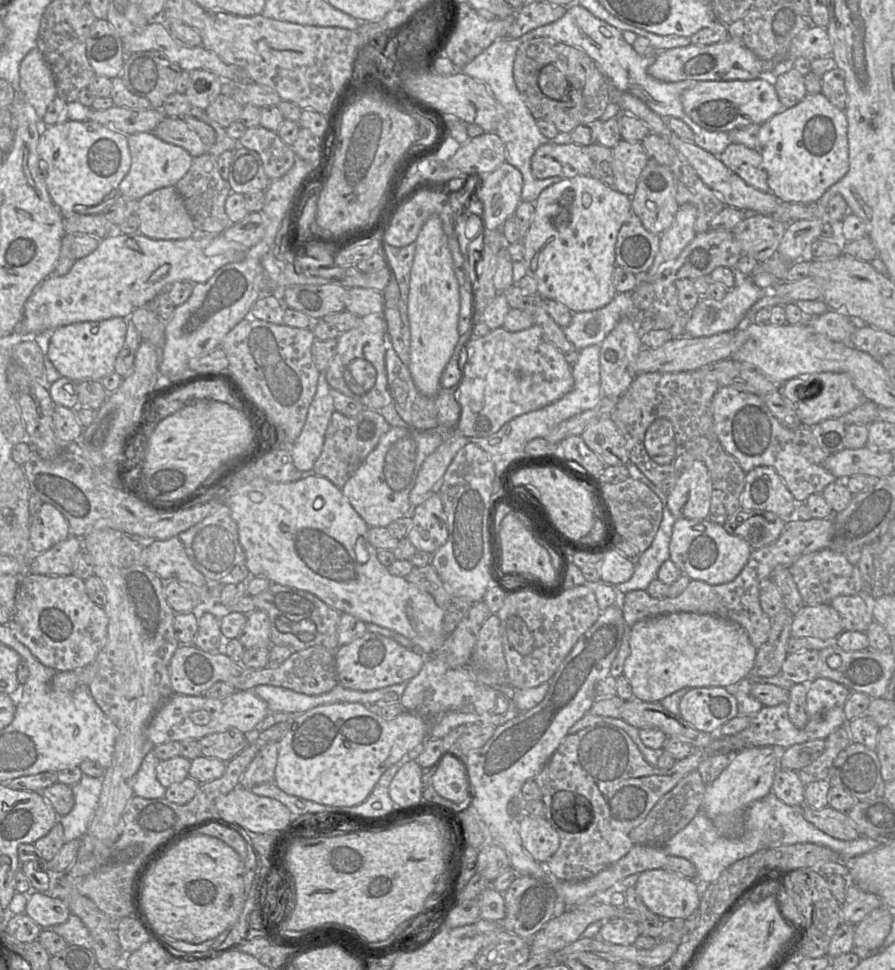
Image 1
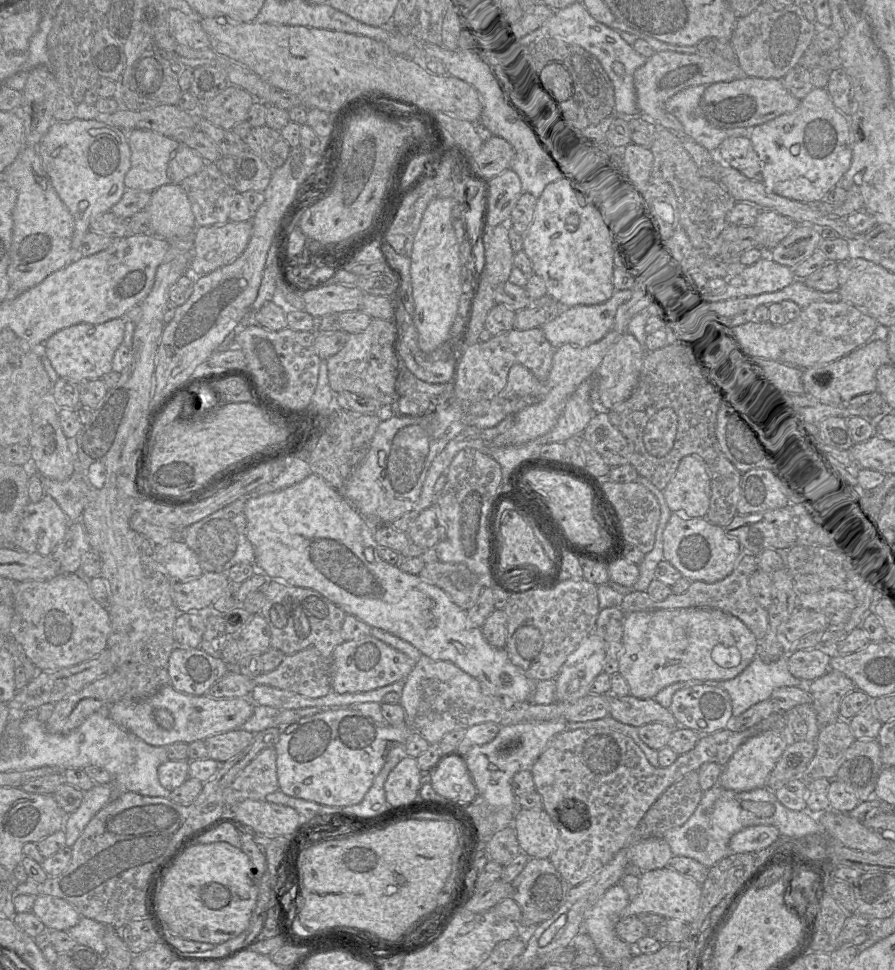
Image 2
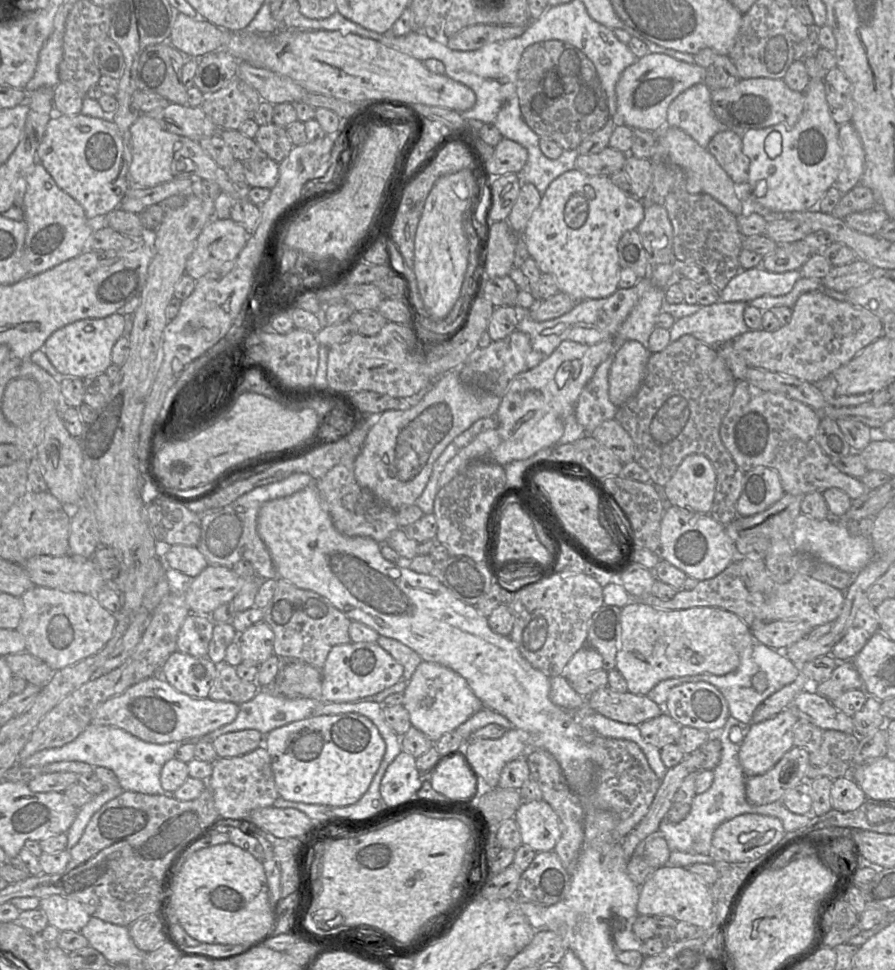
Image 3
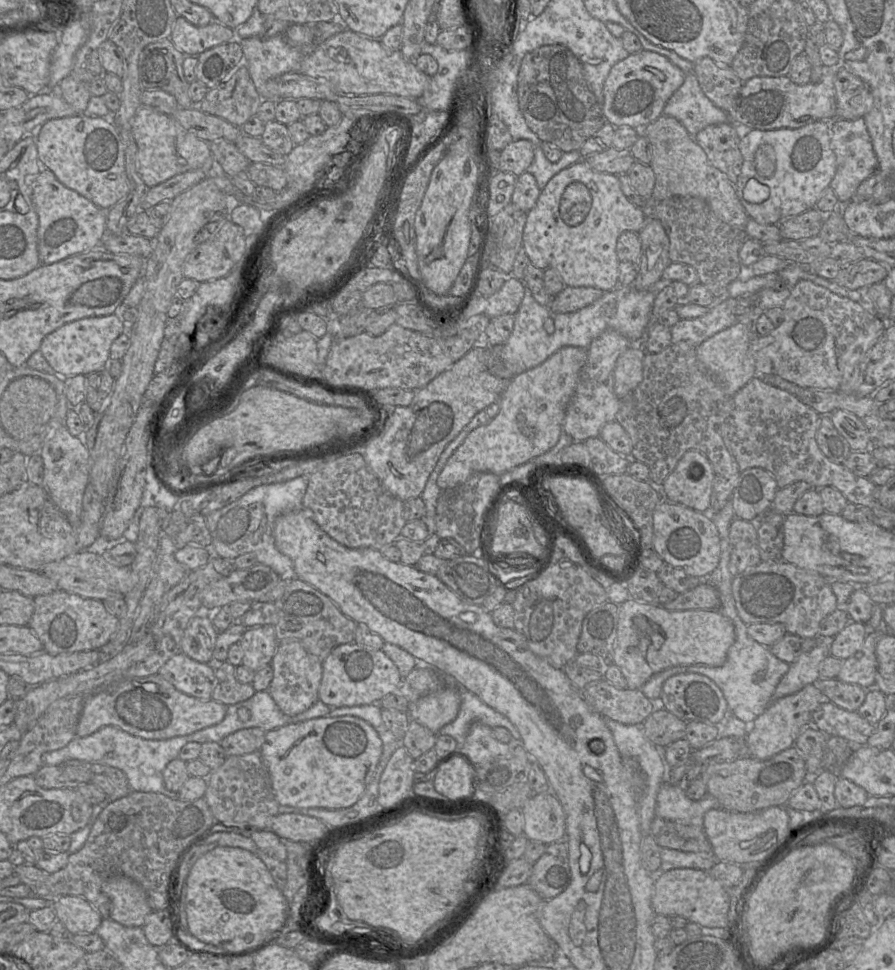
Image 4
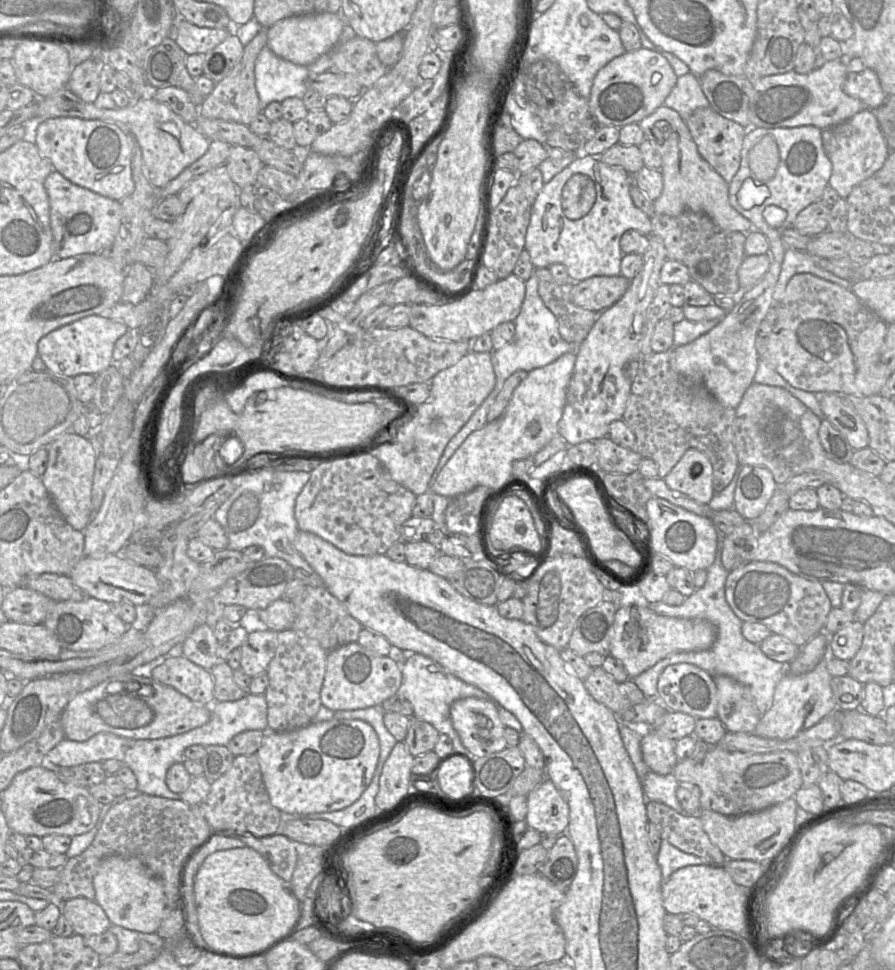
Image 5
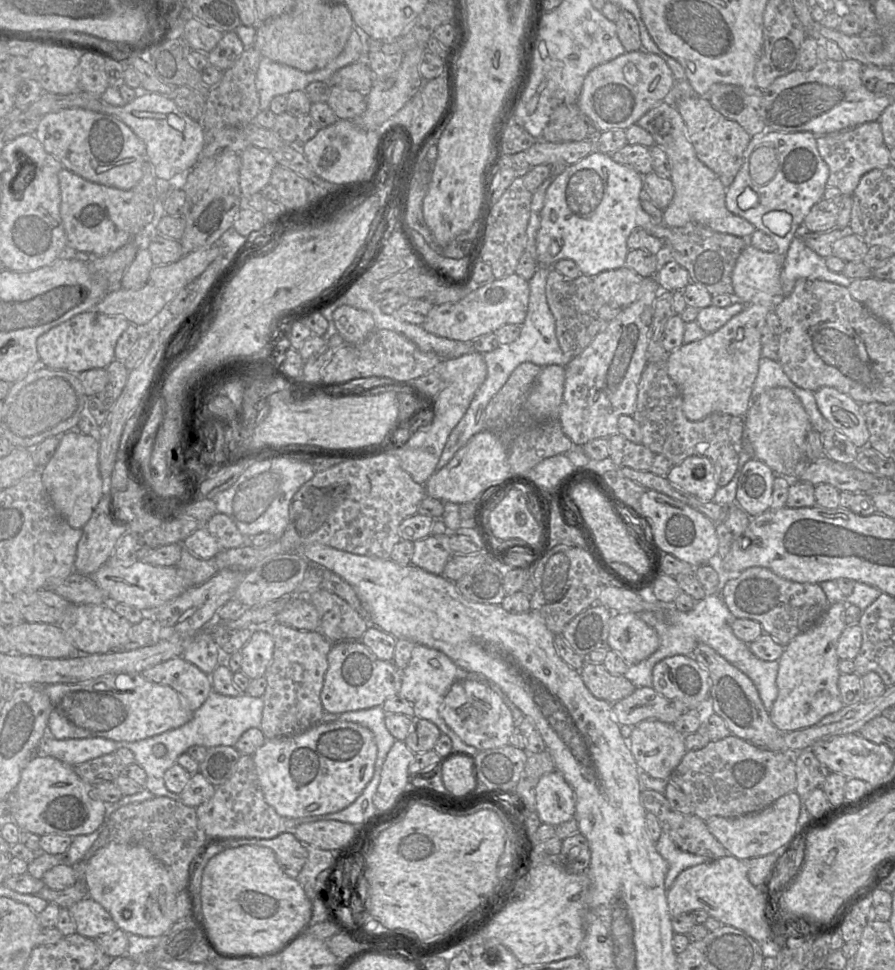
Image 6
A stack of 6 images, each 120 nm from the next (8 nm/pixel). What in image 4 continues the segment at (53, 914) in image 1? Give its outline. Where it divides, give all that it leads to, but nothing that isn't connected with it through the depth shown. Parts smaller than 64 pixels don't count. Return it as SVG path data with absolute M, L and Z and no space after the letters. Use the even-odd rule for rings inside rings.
M61 896L51 902L56 919L72 934L95 933L102 916L81 896Z

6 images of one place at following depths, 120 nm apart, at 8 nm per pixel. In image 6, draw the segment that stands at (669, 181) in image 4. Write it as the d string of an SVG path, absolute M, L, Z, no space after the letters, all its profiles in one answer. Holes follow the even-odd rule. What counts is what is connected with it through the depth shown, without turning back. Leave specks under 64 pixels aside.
M662 102L644 114L636 124L652 135L655 145L666 153L670 163L670 180L674 187L674 196L669 206L663 210L664 225L683 227L689 223L695 223L718 233L749 238L756 228L726 208L727 188L723 186L718 176L697 158L687 136L684 121L675 106Z

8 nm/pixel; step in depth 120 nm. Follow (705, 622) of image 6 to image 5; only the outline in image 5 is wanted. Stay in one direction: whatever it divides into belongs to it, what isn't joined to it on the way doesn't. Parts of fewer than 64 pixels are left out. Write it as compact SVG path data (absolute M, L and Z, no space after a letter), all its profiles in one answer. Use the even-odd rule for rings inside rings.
M716 528L717 550L711 566L707 568L707 579L703 587L697 589L691 596L686 597L683 604L670 606L665 603L649 603L648 607L655 613L677 619L706 619L717 628L717 637L713 645L703 651L684 651L670 654L658 661L632 679L646 698L658 699L657 684L663 670L672 664L689 663L705 670L712 677L729 676L746 686L760 715L766 713L772 706L775 688L781 678L787 673L787 665L774 661L764 655L758 644L747 641L741 632L742 621L734 614L725 598L725 582L728 571L723 567L721 553L724 534Z

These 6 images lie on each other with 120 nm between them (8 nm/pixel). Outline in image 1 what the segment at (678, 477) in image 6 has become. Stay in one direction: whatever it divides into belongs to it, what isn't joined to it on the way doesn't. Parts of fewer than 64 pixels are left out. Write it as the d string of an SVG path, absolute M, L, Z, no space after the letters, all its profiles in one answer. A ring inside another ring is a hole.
M694 461L678 478L667 495L667 505L675 519L707 519L712 497L712 481L706 465Z

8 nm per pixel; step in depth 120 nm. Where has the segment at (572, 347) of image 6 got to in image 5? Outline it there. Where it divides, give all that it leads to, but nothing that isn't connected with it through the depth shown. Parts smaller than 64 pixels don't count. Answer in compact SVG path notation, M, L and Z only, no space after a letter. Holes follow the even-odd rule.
M537 268L534 273L538 277L538 293L556 317L562 339L569 343L581 344L601 312L574 305L571 302L574 284L557 283L548 268Z

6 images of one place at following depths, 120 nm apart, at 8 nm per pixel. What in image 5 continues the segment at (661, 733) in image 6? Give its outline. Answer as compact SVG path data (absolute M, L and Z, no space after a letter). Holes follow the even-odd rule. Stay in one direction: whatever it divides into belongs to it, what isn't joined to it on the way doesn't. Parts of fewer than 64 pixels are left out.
M649 728L649 732L641 739L641 752L643 761L650 771L659 775L672 773L678 763L675 754L676 741Z

